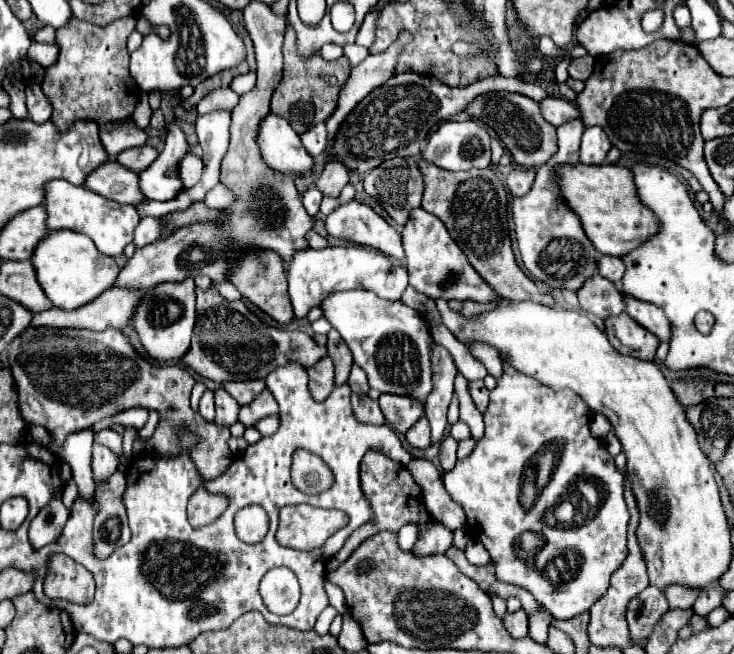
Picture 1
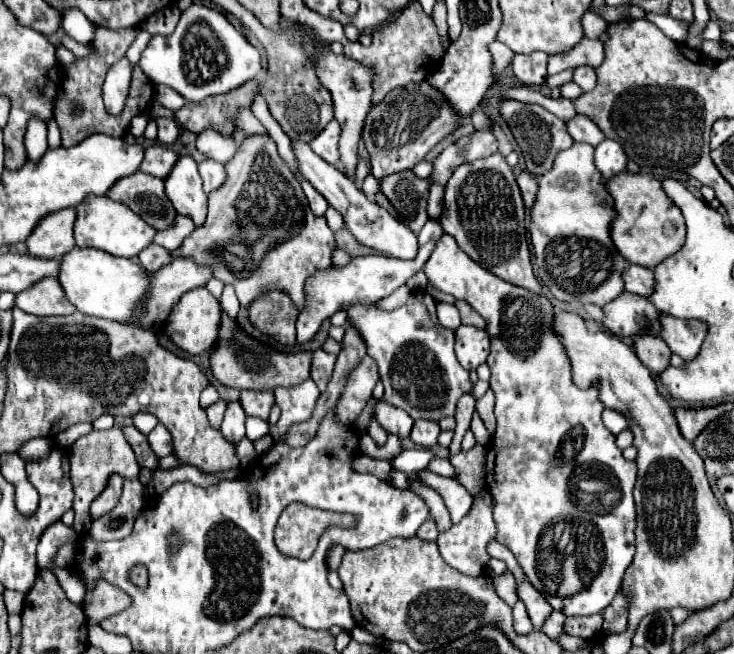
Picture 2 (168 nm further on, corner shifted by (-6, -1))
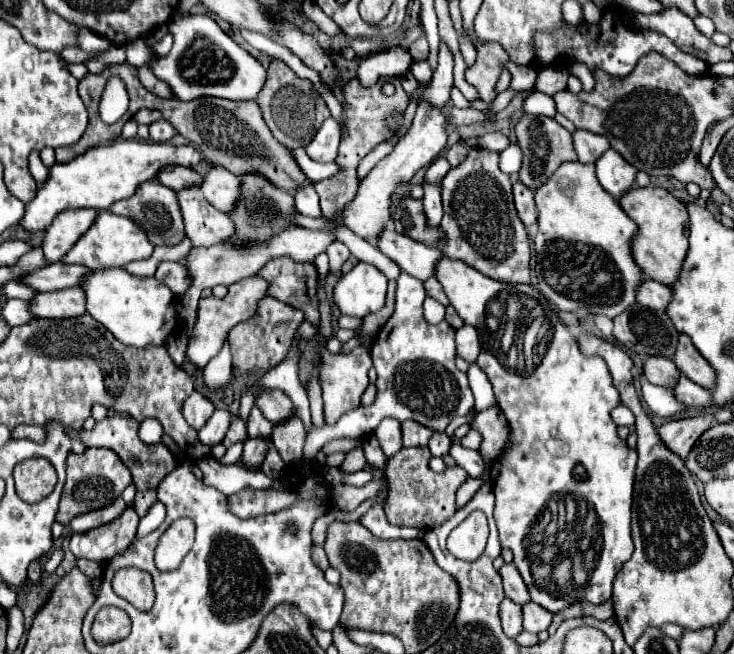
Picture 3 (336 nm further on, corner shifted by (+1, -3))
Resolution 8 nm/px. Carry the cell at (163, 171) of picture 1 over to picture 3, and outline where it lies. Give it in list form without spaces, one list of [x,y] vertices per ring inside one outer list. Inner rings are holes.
[[[199,189],[177,191],[177,199],[185,221],[185,233],[193,247],[211,247],[235,235],[235,223],[225,213],[213,209]]]

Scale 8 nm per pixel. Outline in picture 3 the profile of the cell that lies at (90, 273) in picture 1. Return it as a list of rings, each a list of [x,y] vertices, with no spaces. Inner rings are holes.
[[[99,269],[85,277],[81,287],[87,293],[87,313],[131,347],[147,347],[151,343],[165,345],[179,319],[173,291],[155,277],[135,277],[125,269]]]

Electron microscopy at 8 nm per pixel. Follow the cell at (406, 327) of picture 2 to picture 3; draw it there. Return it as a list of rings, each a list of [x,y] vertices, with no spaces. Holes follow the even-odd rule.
[[[401,271],[397,277],[397,303],[395,313],[379,331],[379,339],[371,343],[371,357],[377,369],[377,397],[369,407],[357,407],[345,413],[335,425],[313,429],[305,441],[305,459],[313,459],[333,439],[363,439],[373,435],[375,427],[385,419],[397,419],[399,423],[413,419],[435,431],[445,431],[453,417],[467,415],[473,409],[473,393],[467,383],[467,373],[455,367],[453,327],[447,321],[431,325],[423,317],[425,287],[419,279]]]

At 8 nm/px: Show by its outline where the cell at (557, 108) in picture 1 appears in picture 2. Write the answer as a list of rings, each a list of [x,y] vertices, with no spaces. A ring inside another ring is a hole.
[[[576,115],[570,121],[566,121],[566,131],[570,133],[570,137],[574,141],[584,141],[584,143],[590,143],[594,147],[604,139],[604,133],[586,115]]]

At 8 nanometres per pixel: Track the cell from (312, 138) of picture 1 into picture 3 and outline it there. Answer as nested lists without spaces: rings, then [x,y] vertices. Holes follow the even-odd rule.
[[[329,117],[323,121],[323,125],[321,125],[319,133],[313,137],[313,141],[307,145],[307,155],[319,163],[335,161],[339,139],[341,139],[341,127],[333,117]]]

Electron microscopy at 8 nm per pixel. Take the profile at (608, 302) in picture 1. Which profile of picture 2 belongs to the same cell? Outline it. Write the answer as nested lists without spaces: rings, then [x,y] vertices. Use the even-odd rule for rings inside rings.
[[[624,291],[612,303],[606,303],[602,307],[602,313],[604,327],[618,337],[630,337],[634,333],[660,333],[660,313],[646,297]]]

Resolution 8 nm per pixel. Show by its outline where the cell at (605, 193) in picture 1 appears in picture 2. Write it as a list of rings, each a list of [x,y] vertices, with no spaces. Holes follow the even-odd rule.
[[[622,171],[606,181],[606,191],[614,201],[614,219],[610,225],[610,237],[620,255],[636,265],[652,269],[656,263],[674,255],[686,237],[686,225],[680,209],[664,195],[660,181],[644,173]]]

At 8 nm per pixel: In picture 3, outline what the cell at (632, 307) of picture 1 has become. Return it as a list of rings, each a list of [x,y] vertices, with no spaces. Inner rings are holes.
[[[681,335],[681,341],[677,345],[677,357],[673,357],[673,361],[681,369],[681,373],[689,377],[693,383],[709,391],[715,389],[715,369],[701,357],[701,353],[695,349],[689,337]]]

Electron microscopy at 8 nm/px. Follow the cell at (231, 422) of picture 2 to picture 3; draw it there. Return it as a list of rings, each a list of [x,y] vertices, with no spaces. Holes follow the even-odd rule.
[[[239,419],[239,421],[233,421],[233,425],[229,427],[229,433],[225,435],[225,441],[223,441],[223,445],[225,447],[231,447],[231,445],[235,445],[235,443],[243,443],[247,439],[247,429],[245,429],[245,423]]]

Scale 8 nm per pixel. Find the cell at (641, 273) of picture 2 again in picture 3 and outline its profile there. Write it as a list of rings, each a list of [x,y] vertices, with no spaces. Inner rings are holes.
[[[645,279],[637,289],[637,303],[649,307],[649,309],[661,309],[667,311],[671,303],[671,289],[667,285],[661,285],[659,281]]]

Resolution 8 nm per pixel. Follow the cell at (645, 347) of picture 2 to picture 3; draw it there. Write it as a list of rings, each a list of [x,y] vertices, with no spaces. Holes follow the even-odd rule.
[[[649,357],[645,367],[643,367],[643,375],[653,385],[661,385],[665,389],[673,389],[677,385],[677,381],[679,381],[681,371],[677,369],[677,365],[671,359]]]

